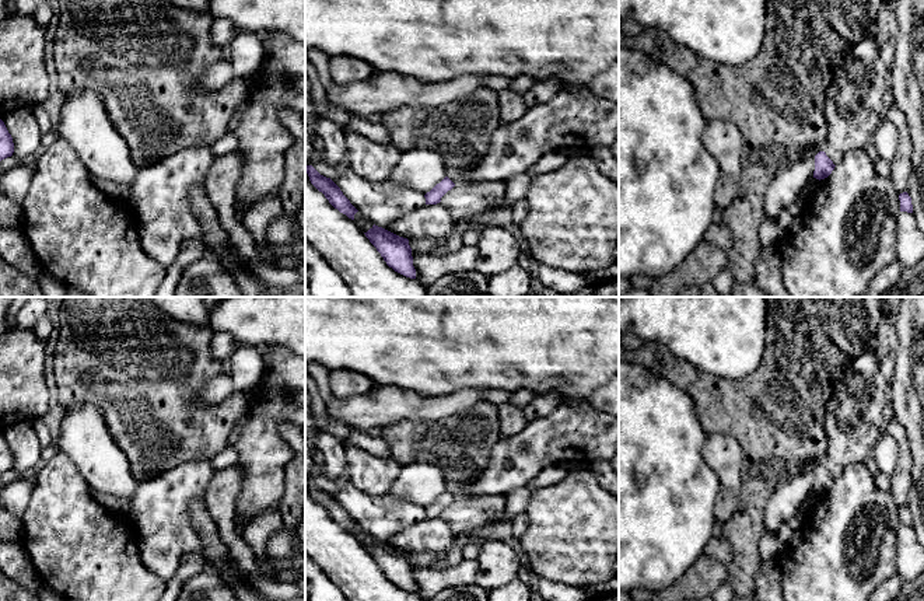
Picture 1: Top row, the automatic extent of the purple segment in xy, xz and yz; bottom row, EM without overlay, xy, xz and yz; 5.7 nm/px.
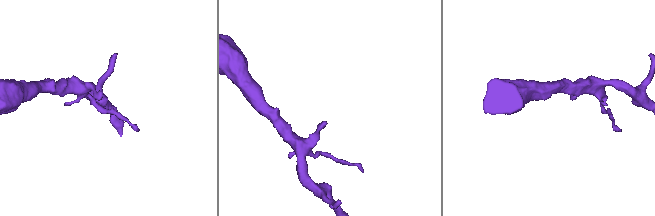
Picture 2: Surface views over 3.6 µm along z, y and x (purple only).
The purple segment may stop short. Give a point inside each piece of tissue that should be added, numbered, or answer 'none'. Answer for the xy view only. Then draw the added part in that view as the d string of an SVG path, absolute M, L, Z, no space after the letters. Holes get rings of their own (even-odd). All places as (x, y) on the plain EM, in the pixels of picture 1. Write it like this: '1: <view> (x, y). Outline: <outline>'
none

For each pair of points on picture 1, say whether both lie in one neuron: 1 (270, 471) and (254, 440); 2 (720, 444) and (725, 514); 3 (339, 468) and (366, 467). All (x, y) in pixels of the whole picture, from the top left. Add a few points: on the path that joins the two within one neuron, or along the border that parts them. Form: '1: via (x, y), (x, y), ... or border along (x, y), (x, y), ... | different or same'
1: via (263, 464), (261, 447) | same
2: via (725, 461), (727, 498) | same
3: border along (345, 446), (347, 478) | different

